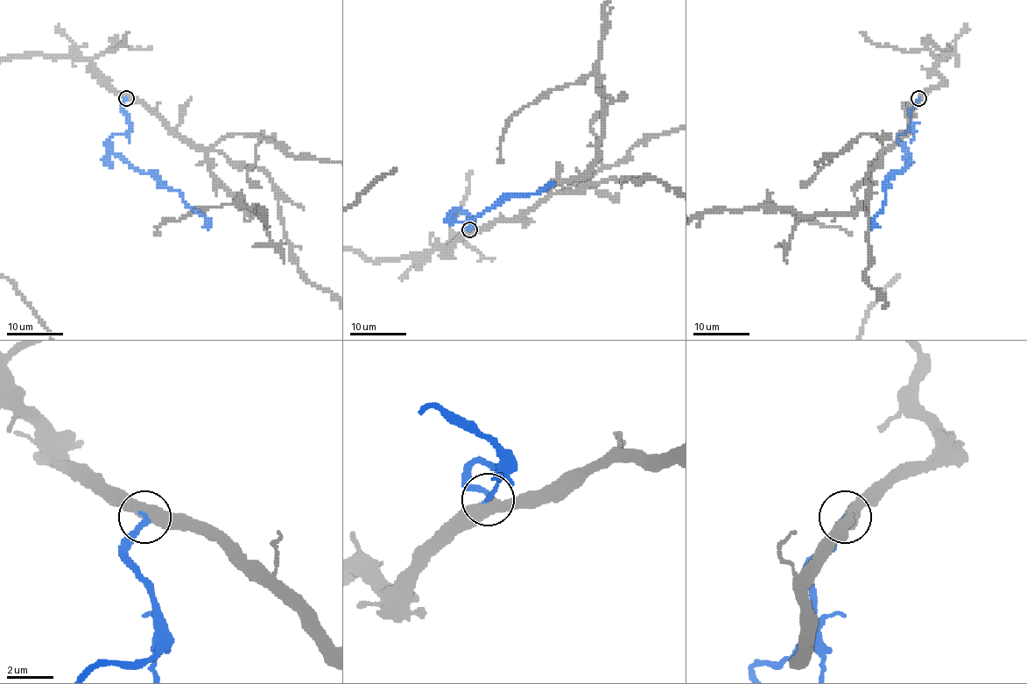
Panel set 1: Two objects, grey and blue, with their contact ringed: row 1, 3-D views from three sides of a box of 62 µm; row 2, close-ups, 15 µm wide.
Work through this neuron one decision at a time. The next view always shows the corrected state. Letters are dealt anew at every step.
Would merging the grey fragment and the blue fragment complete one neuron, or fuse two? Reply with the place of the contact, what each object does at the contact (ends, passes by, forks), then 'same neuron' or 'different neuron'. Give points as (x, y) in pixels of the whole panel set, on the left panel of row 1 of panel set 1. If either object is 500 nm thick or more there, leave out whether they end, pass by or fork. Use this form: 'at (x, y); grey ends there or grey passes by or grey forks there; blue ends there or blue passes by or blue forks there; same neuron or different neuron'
at (126, 98); grey passes by; blue ends there; same neuron

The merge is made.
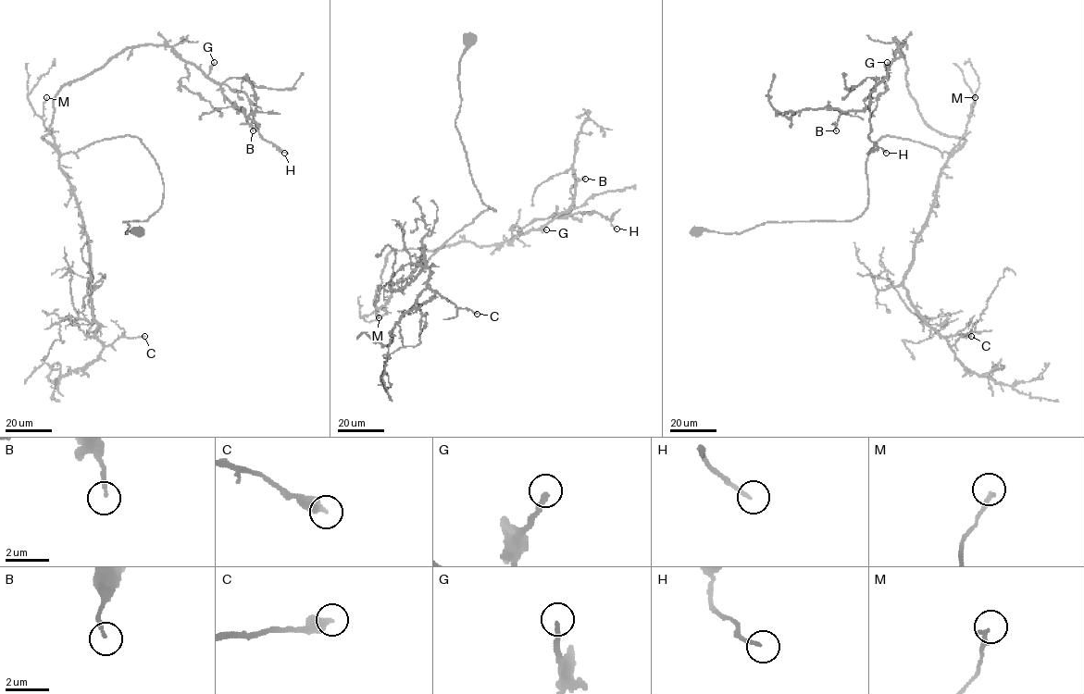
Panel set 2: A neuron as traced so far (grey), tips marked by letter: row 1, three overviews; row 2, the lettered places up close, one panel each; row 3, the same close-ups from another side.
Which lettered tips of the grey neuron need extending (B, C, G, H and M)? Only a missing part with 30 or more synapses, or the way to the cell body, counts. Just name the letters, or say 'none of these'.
none of these

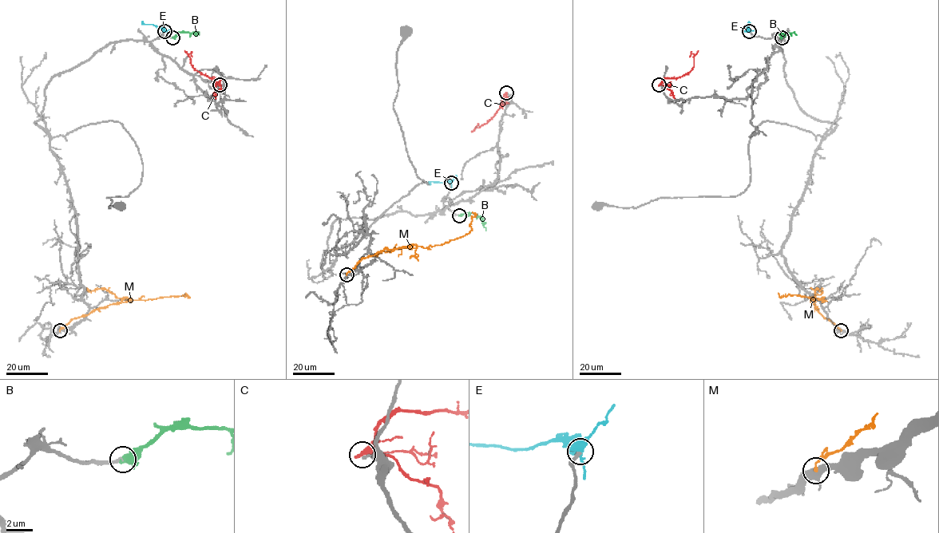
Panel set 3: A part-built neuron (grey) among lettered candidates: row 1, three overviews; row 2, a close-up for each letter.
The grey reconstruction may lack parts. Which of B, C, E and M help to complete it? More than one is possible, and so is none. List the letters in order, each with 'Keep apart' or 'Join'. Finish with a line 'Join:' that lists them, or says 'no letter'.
B: Join
C: Keep apart
E: Join
M: Keep apart
Join: B, E

